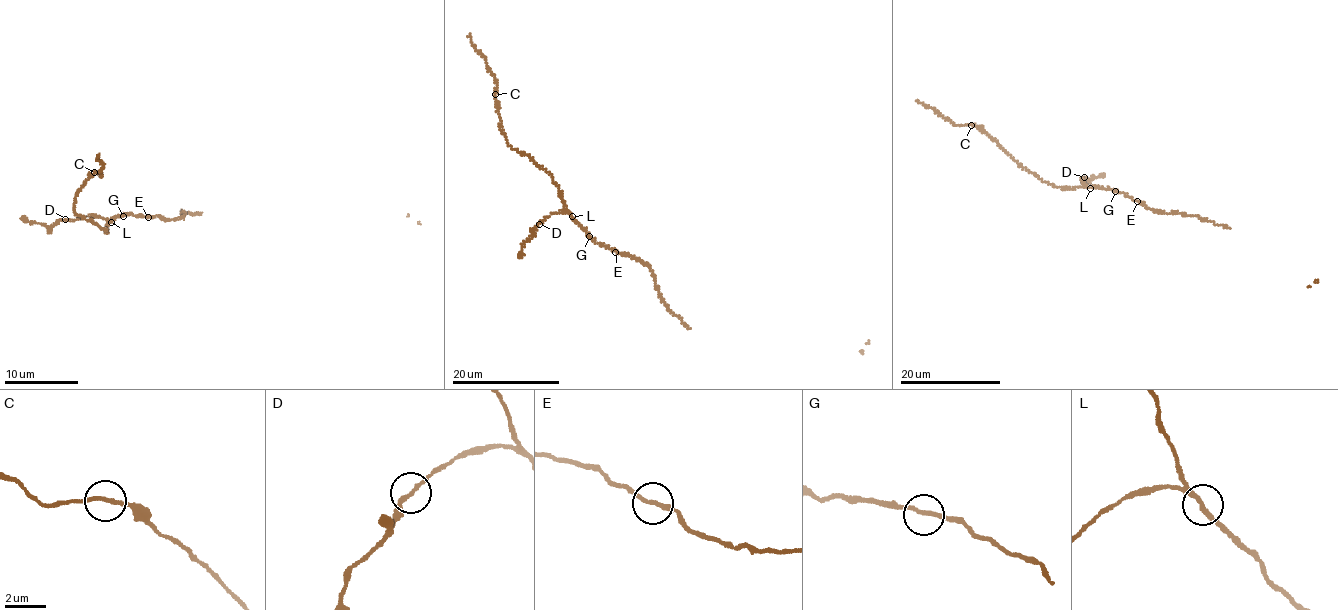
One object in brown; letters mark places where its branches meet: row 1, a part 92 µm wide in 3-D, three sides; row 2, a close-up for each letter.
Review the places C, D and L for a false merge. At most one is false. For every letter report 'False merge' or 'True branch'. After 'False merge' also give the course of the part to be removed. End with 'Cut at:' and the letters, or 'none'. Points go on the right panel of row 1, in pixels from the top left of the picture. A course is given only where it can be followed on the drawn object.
C: True branch
D: True branch
L: True branch
Cut at: none

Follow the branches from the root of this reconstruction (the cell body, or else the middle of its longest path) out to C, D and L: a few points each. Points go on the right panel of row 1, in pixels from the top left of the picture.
C: (1136, 200), (1113, 190), (1084, 187), (1065, 189), (1047, 184), (971, 125)
D: (1136, 200), (1113, 190), (1089, 187), (1081, 180), (1084, 177)
L: (1136, 200), (1113, 190), (1090, 188)

